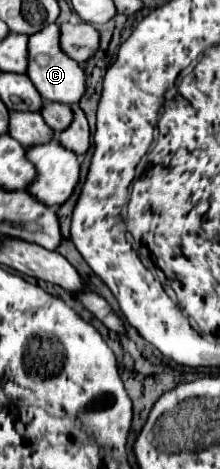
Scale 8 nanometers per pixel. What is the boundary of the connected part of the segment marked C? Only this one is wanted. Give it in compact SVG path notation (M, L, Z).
M56 24L46 26L44 30L28 36L28 70L26 70L26 74L44 100L76 104L84 94L84 70L78 62L74 62L60 50L58 36L60 36L60 28Z

